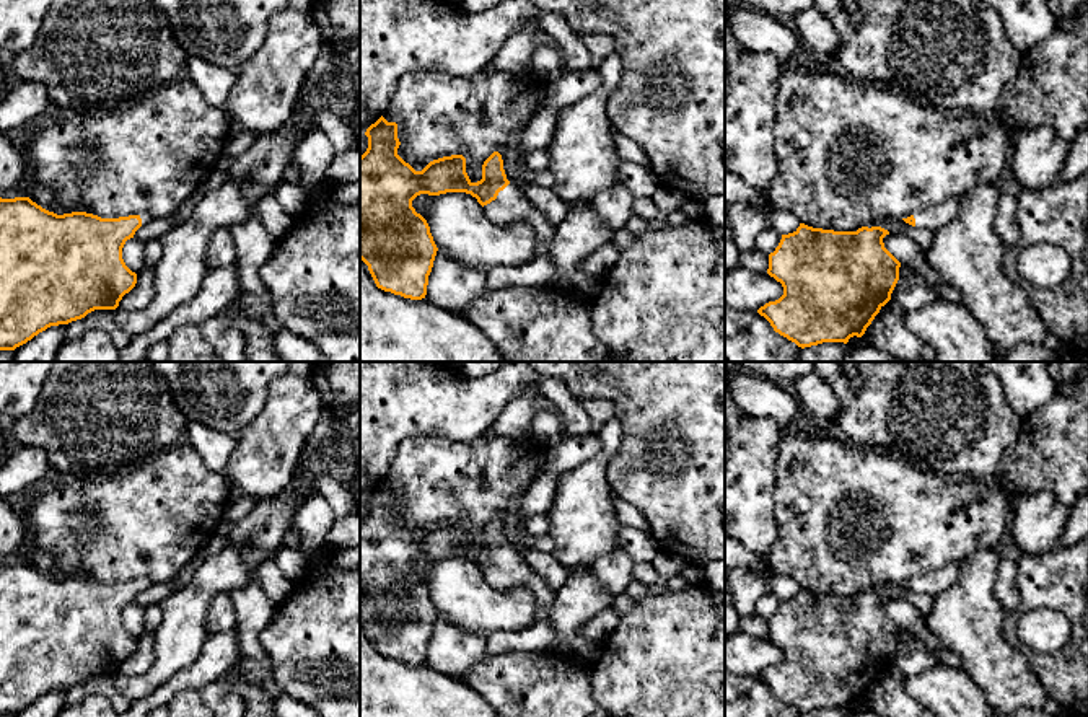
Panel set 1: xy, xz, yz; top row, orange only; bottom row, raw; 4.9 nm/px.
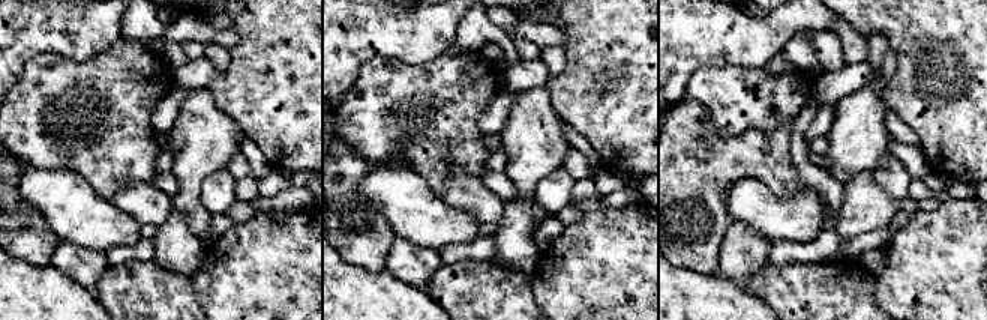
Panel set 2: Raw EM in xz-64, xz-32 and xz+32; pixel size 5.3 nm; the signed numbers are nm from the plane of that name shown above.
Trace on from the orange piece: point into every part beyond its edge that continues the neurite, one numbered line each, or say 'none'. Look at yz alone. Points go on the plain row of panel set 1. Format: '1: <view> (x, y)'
1: yz (932, 584)

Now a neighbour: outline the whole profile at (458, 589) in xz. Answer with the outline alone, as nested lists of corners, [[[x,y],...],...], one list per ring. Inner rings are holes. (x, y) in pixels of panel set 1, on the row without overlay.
[[[420,559],[412,572],[427,585],[437,613],[472,634],[518,632],[536,622],[531,590],[490,587],[471,559]]]

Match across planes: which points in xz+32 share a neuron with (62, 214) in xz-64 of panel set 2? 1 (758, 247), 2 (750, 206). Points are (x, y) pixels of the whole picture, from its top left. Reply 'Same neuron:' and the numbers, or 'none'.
Same neuron: 2

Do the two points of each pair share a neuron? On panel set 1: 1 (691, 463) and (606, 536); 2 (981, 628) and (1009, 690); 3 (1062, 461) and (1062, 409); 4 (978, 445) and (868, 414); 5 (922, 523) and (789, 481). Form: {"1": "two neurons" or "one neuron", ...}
{"1": "two neurons", "2": "one neuron", "3": "one neuron", "4": "one neuron", "5": "one neuron"}

